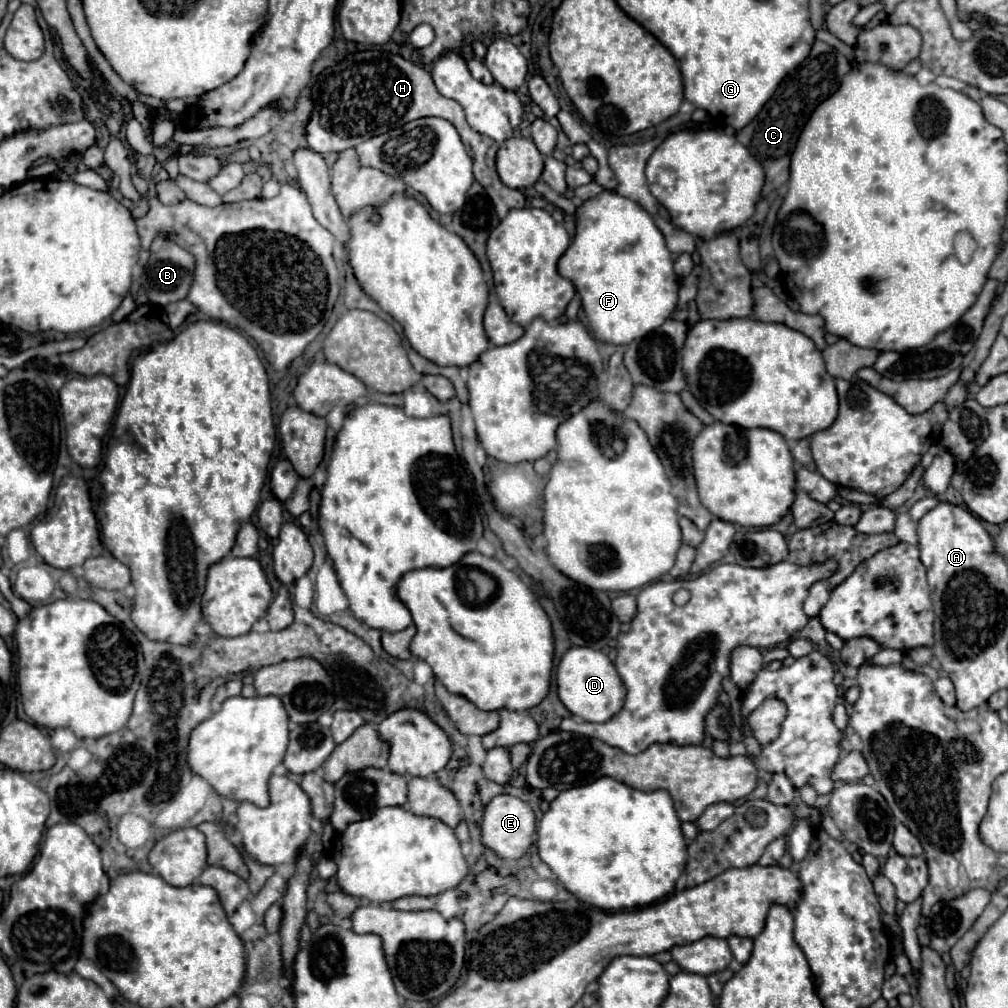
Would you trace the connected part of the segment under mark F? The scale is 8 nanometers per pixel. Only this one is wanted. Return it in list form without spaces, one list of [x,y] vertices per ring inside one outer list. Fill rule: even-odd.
[[[603,191],[595,199],[585,201],[583,207],[575,211],[575,219],[577,233],[565,255],[559,259],[557,269],[563,277],[573,281],[577,293],[581,295],[581,303],[595,337],[611,345],[627,345],[633,339],[645,337],[661,327],[661,323],[677,307],[679,279],[673,271],[673,259],[665,245],[665,237],[653,223],[653,217],[631,199],[625,199],[613,191]]]

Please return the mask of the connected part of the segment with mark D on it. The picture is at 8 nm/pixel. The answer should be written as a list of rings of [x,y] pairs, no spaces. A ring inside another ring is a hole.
[[[571,647],[557,667],[557,693],[563,705],[587,723],[605,723],[615,717],[625,703],[625,685],[611,659],[591,647]]]

